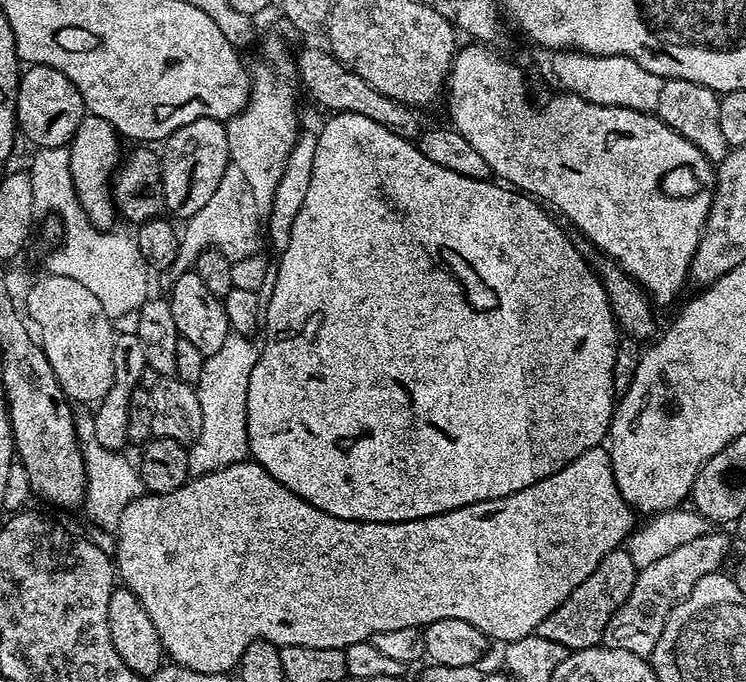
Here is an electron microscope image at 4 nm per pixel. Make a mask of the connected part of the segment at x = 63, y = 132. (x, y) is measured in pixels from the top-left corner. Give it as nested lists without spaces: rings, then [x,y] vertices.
[[[33,64],[21,71],[16,95],[16,127],[23,139],[25,136],[30,143],[37,144],[34,145],[37,149],[47,150],[67,145],[85,115],[82,94],[74,82],[66,78],[66,74],[41,64]]]

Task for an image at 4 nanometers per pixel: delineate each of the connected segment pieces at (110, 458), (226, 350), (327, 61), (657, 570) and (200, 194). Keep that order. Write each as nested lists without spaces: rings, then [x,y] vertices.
[[[77,417],[75,421],[77,437],[83,441],[81,452],[84,455],[85,492],[82,509],[86,512],[86,520],[108,531],[115,531],[119,524],[122,510],[134,500],[138,494],[137,467],[124,458],[124,454],[114,452],[102,446],[93,437],[93,422],[91,417]]]
[[[230,334],[219,350],[204,357],[202,378],[194,386],[198,406],[202,406],[202,434],[188,448],[188,471],[193,477],[249,459],[246,390],[250,390],[250,374],[260,357],[260,348],[254,341],[247,336]]]
[[[327,47],[304,48],[300,53],[295,53],[296,74],[299,83],[321,104],[329,108],[329,113],[349,112],[350,114],[366,114],[378,126],[386,126],[398,138],[406,138],[413,142],[420,139],[422,123],[420,124],[421,113],[410,104],[403,104],[394,98],[386,98],[386,94],[378,94],[366,78],[354,74],[337,56],[332,55]]]
[[[709,530],[700,538],[685,542],[670,554],[663,555],[658,562],[651,563],[645,569],[637,571],[634,590],[630,590],[630,598],[610,618],[604,631],[603,643],[610,648],[630,650],[630,654],[651,657],[654,646],[658,646],[658,638],[662,638],[662,630],[666,626],[666,618],[690,594],[690,590],[702,578],[711,572],[721,571],[728,556],[728,536],[724,530]]]
[[[198,118],[198,122],[186,122],[186,126],[174,130],[174,134],[163,141],[162,148],[164,152],[161,151],[159,157],[164,206],[169,217],[185,222],[213,197],[214,190],[230,163],[225,121]]]

